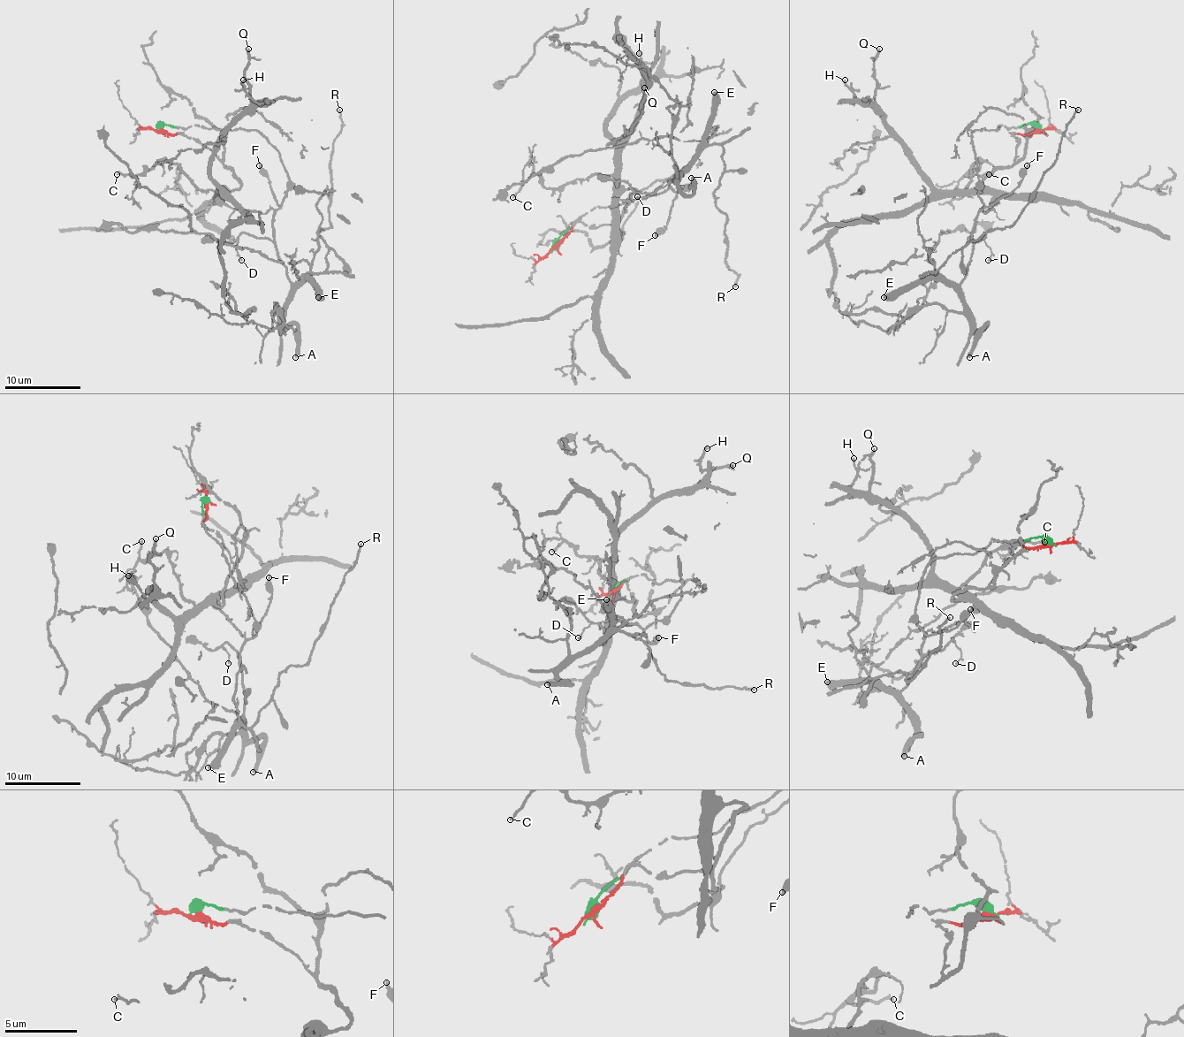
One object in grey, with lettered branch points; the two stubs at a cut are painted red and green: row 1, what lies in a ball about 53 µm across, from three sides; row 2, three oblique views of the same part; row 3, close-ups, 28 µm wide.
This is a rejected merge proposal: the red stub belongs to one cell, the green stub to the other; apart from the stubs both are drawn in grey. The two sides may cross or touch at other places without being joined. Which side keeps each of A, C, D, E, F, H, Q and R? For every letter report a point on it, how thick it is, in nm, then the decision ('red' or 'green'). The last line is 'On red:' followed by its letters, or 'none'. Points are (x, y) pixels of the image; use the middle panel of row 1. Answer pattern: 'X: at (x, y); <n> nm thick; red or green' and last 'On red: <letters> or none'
A: at (691, 178); 360 nm thick; green
C: at (512, 197); 180 nm thick; red
D: at (637, 196); 60 nm thick; green
E: at (714, 92); 480 nm thick; green
F: at (655, 235); 340 nm thick; green
H: at (639, 53); 170 nm thick; red
Q: at (644, 87); 220 nm thick; red
R: at (735, 286); 160 nm thick; green
On red: C, H, Q

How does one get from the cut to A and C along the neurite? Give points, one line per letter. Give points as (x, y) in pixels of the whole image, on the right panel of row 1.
A: (1038, 129), (1001, 125), (972, 134), (983, 209), (960, 292), (967, 316), (978, 328), (985, 324), (968, 356)
C: (1038, 129), (1014, 134), (1014, 161), (967, 191), (980, 161), (967, 174), (990, 174)

